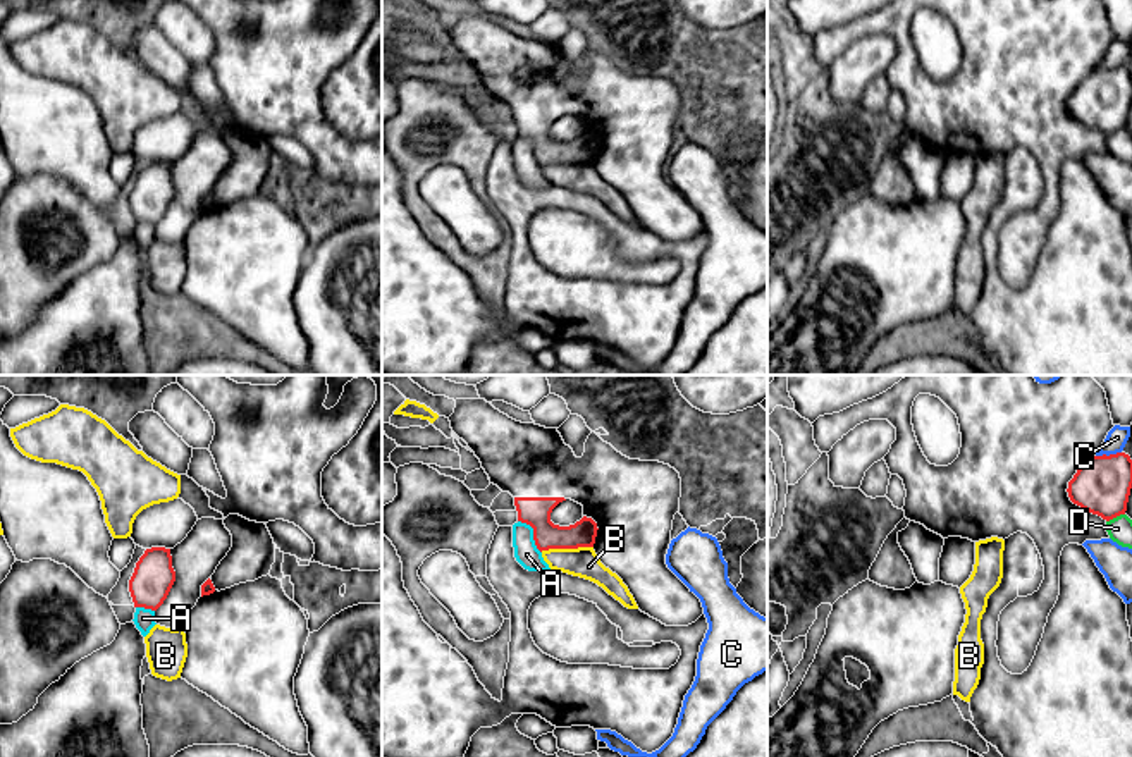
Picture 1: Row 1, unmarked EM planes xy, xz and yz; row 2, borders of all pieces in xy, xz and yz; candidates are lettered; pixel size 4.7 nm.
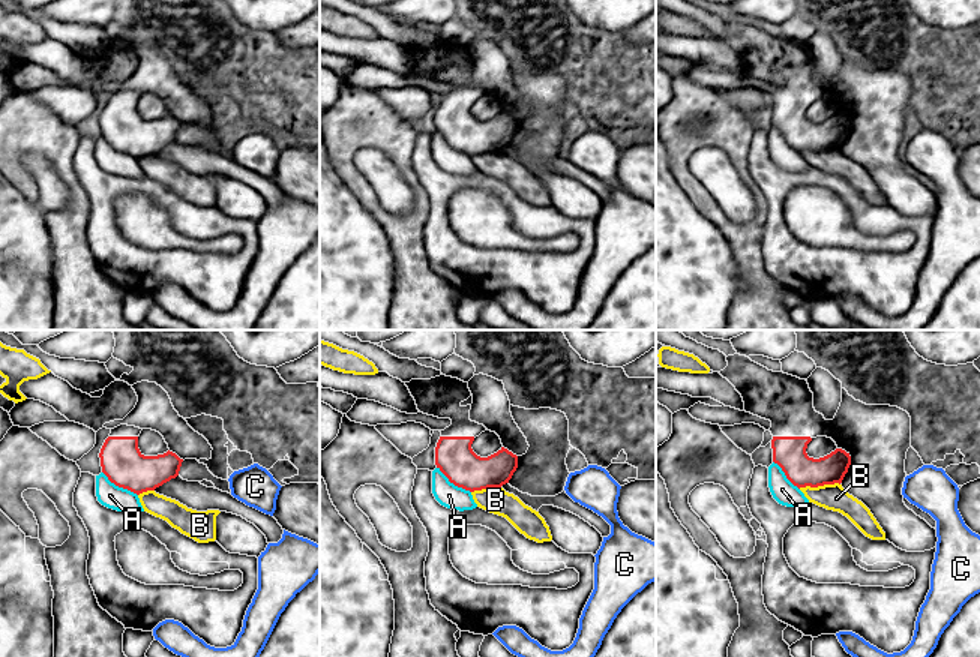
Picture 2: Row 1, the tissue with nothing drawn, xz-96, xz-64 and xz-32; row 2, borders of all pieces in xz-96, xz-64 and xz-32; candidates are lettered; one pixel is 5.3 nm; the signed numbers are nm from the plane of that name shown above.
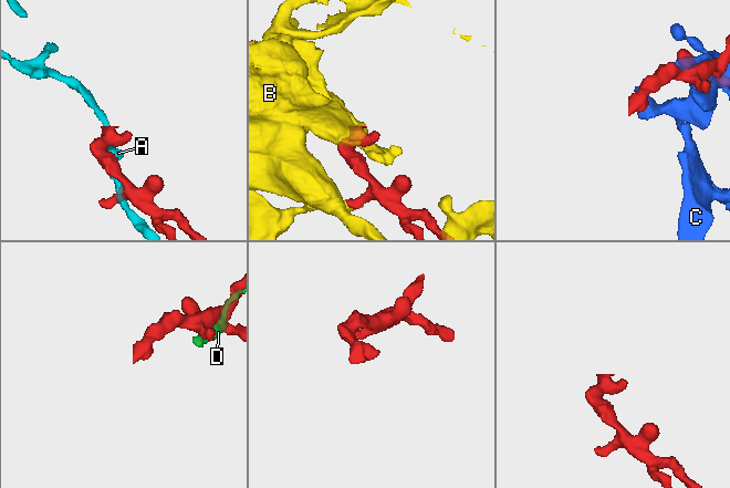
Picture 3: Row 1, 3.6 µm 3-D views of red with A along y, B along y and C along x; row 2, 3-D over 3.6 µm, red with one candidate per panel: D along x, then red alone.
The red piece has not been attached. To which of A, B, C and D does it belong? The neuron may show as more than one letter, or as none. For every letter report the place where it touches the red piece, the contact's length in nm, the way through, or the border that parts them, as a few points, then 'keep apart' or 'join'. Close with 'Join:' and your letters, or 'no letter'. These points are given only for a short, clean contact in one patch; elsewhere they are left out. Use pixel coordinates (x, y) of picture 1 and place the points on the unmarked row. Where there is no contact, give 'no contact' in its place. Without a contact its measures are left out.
A: xz (534, 148) | 190 nm | keep apart
B: xz (566, 162) | 240 nm | keep apart
C: yz (1110, 69) | 120 nm | keep apart
D: yz (1115, 131) | 100 nm | keep apart
Join: no letter

